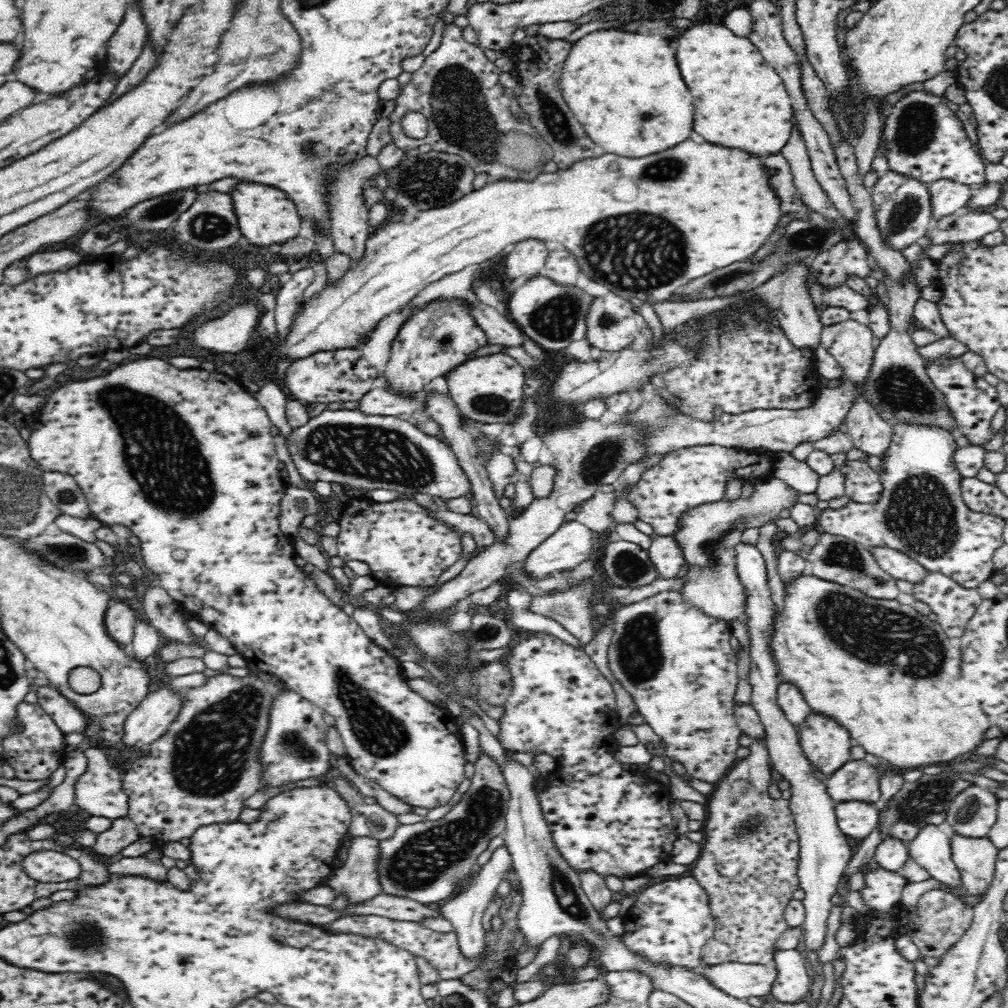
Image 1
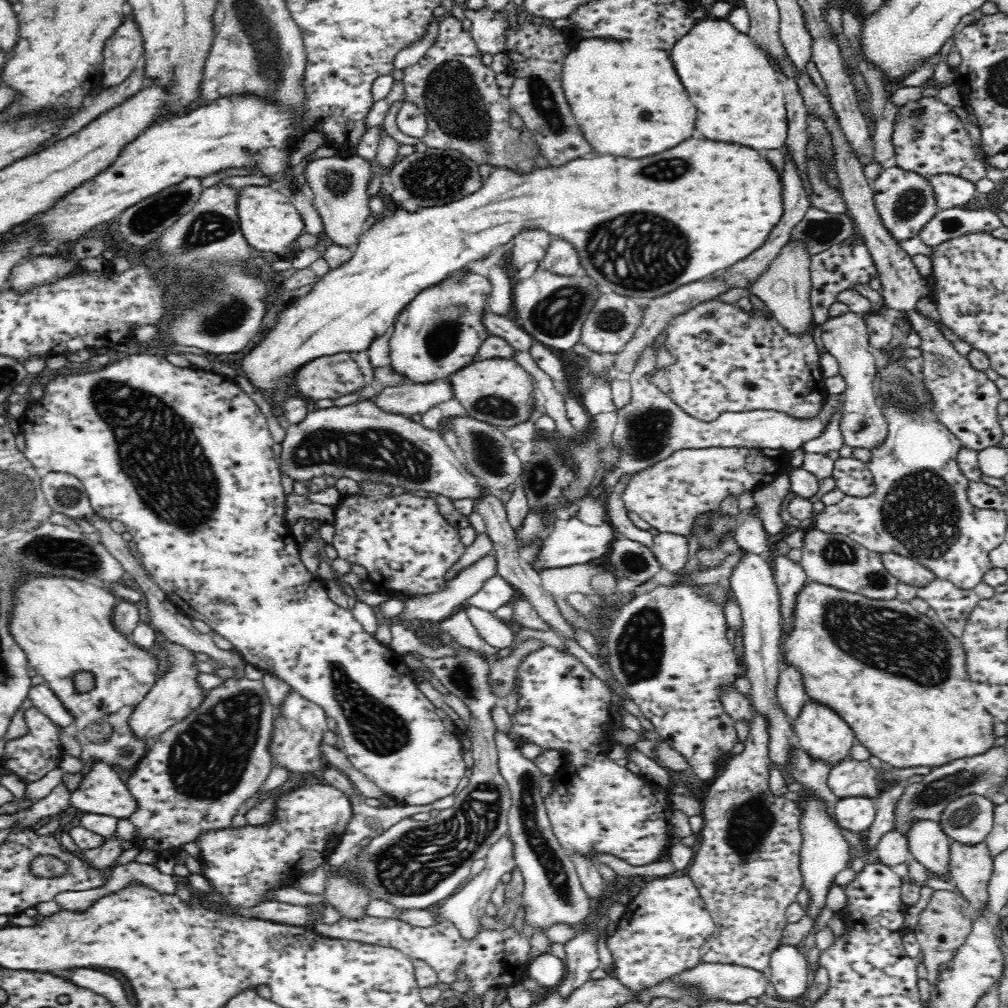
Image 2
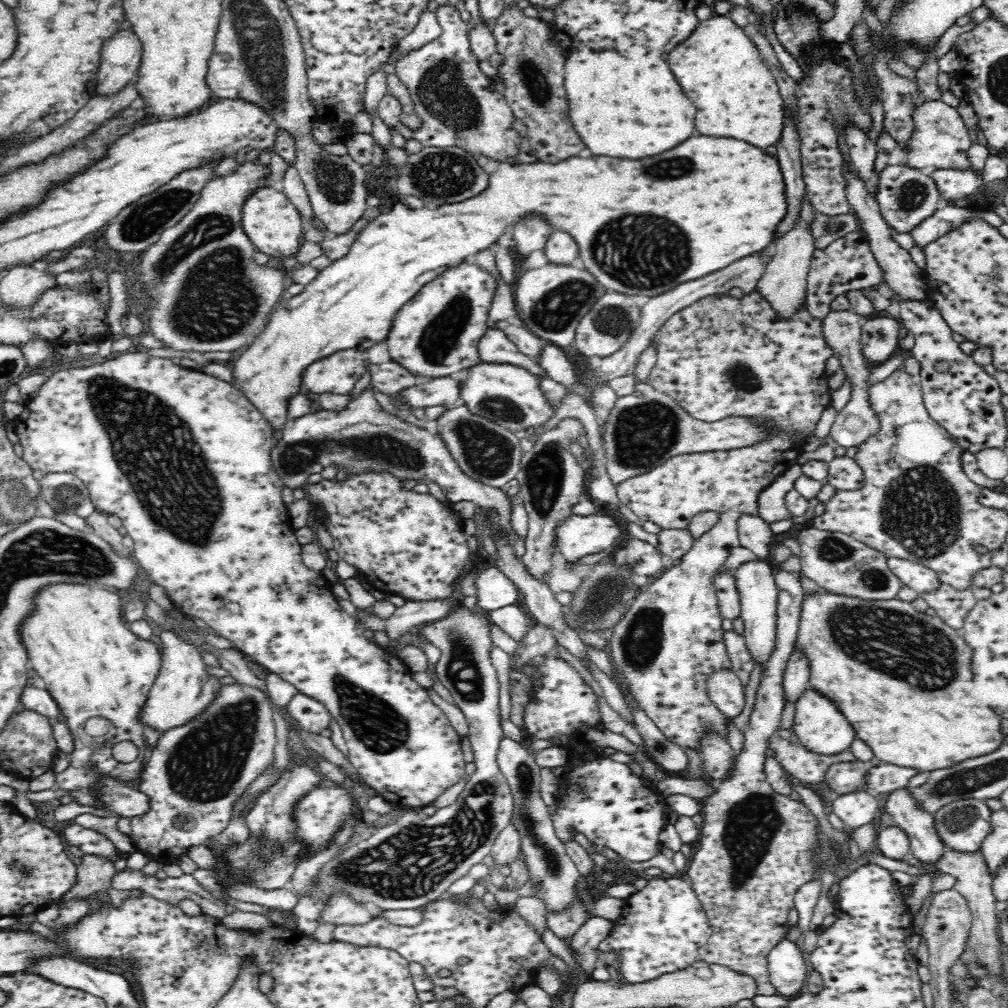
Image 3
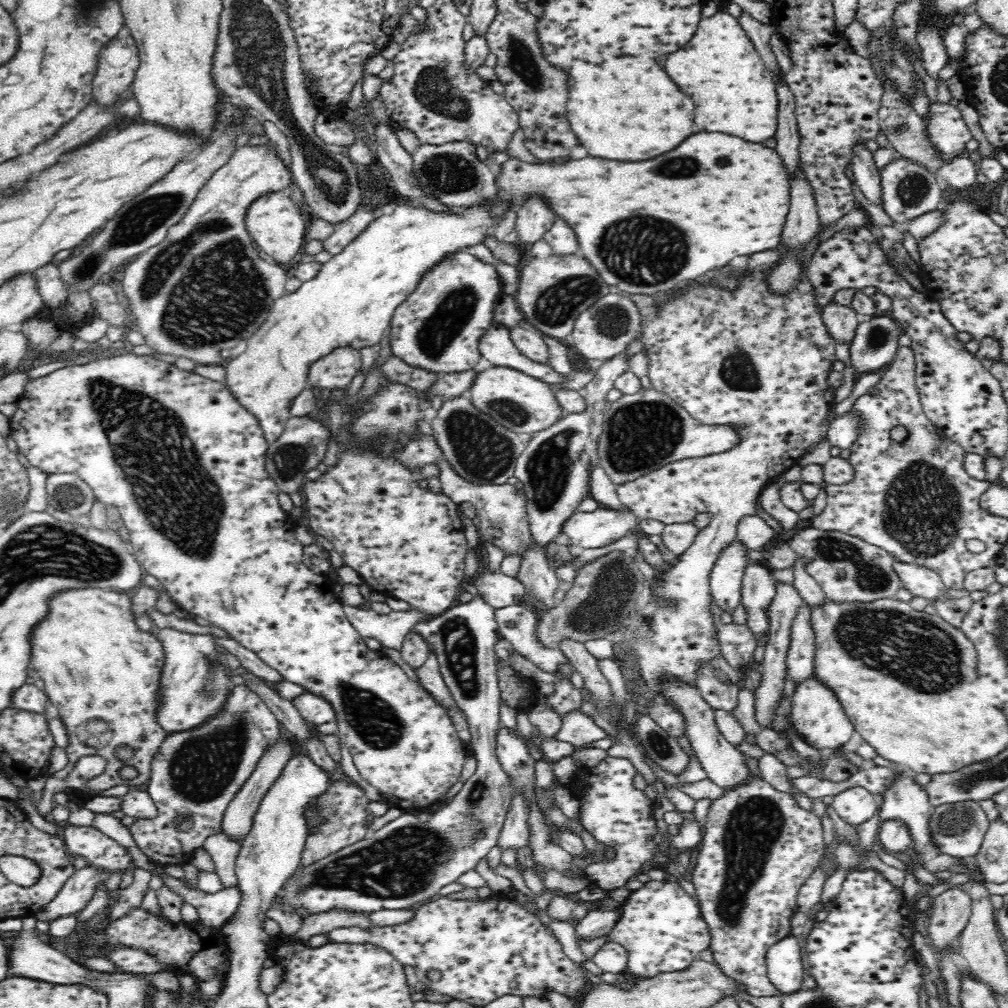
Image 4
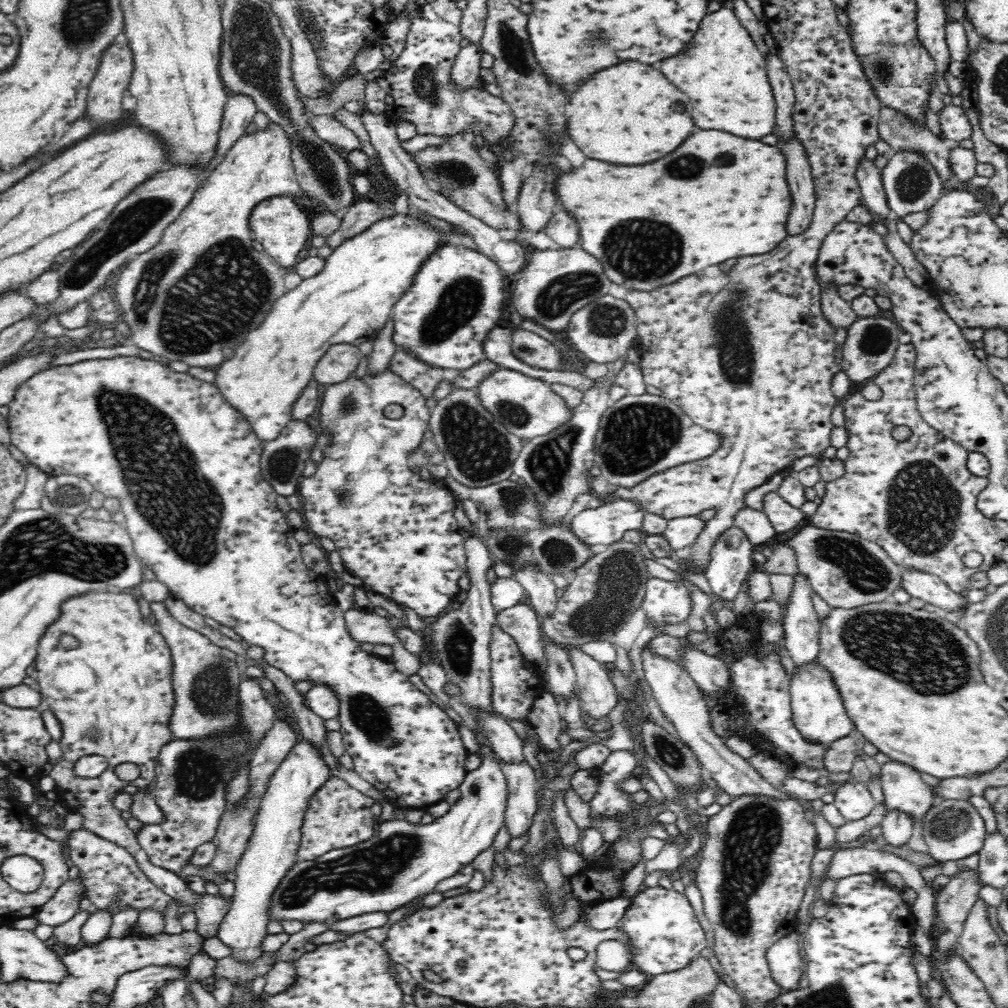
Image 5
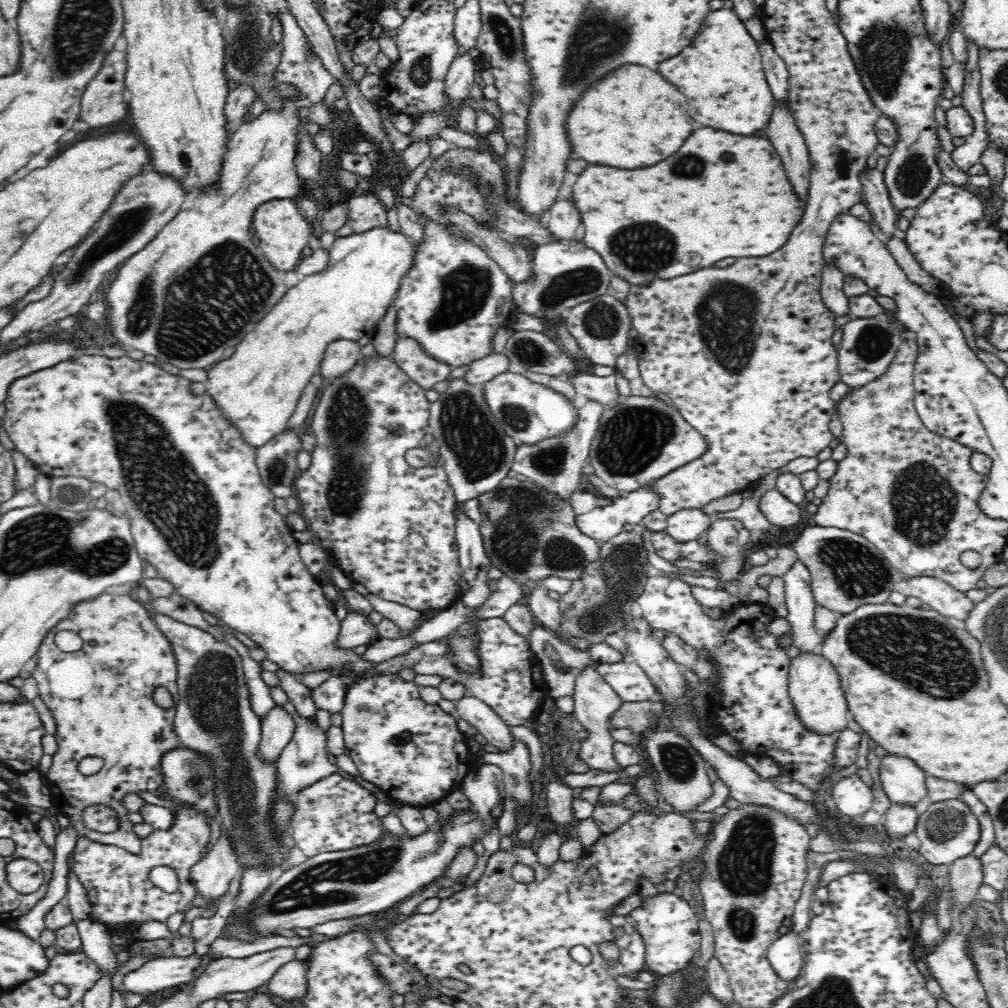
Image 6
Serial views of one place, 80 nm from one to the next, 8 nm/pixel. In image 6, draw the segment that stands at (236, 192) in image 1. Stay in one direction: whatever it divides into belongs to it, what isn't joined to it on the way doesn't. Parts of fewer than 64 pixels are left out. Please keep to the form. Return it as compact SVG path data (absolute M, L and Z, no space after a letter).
M272 199L261 204L254 213L250 226L255 230L258 239L258 248L268 264L282 274L296 271L303 259L302 250L307 245L312 232L307 219L298 211L298 205L290 199Z

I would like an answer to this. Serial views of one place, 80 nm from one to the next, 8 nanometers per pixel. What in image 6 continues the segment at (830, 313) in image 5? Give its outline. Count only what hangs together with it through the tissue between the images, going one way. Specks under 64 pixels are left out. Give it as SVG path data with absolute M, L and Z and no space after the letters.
M825 264L822 268L821 293L825 304L837 313L837 317L849 314L848 296L844 293L845 273L835 264Z

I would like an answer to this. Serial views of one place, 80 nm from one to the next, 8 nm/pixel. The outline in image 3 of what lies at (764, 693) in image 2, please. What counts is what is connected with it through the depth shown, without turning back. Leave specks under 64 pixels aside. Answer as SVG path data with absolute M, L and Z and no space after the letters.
M756 559L741 564L736 570L736 584L740 593L741 612L744 622L744 638L748 643L750 653L754 655L754 662L761 664L771 653L776 632L776 603L778 589L775 583L775 567L768 559Z

